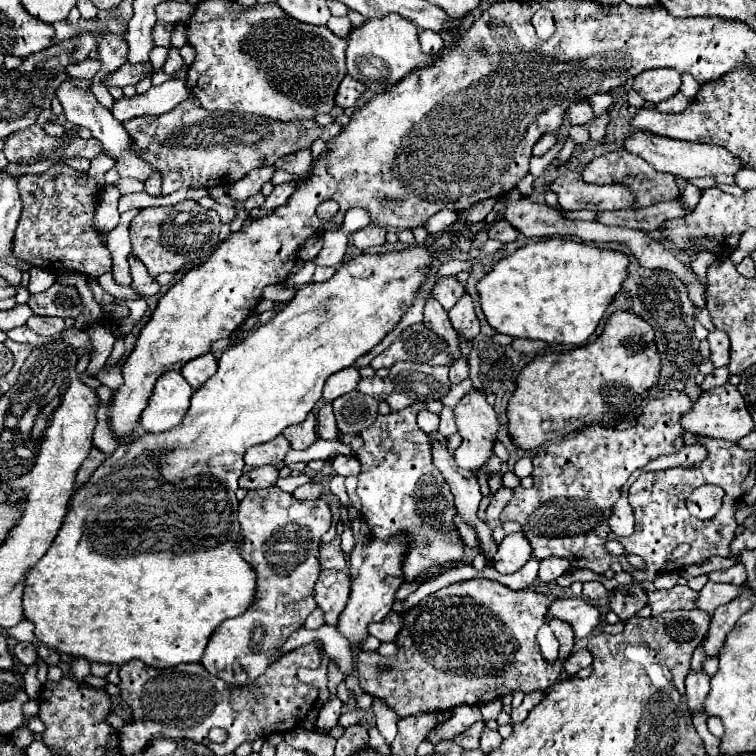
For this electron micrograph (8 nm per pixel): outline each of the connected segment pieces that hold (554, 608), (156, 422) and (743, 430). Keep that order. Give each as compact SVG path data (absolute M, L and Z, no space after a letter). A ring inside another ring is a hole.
M556 598L548 608L548 620L558 618L572 626L576 638L592 634L600 624L598 608L586 604L580 598Z
M170 370L154 386L148 406L140 414L140 426L146 432L166 432L178 426L190 406L192 388L178 370Z
M724 384L720 388L702 392L702 396L692 404L692 408L686 414L682 414L680 424L686 432L694 436L720 438L720 440L730 440L730 442L738 442L740 438L744 438L748 432L754 430L754 422L750 418L750 412L746 410L744 398L740 396L738 388L732 384Z

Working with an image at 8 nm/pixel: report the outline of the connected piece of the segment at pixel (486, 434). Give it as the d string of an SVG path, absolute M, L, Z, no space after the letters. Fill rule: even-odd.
M472 390L454 408L454 414L456 414L458 432L462 434L462 444L454 452L456 466L466 468L466 470L482 468L490 460L490 456L492 456L492 448L494 448L494 442L496 442L496 436L498 436L498 428L500 428L498 426L498 420L496 420L494 408L488 404L486 394L478 392L478 390Z

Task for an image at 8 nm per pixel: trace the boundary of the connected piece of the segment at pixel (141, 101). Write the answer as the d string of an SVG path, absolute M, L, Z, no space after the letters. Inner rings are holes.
M172 78L160 86L152 86L144 94L136 94L132 97L122 96L120 100L114 100L112 114L120 122L144 114L164 114L164 112L172 110L174 106L178 106L180 102L188 100L188 96L190 96L190 92L186 88L186 82Z

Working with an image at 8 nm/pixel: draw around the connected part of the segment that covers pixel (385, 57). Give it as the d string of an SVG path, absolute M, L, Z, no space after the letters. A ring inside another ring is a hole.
M384 16L376 20L366 20L366 24L352 30L346 50L348 74L354 80L366 84L376 94L386 92L390 86L404 80L410 72L432 66L438 58L440 54L422 52L418 40L418 28L410 20L404 20L402 16Z

